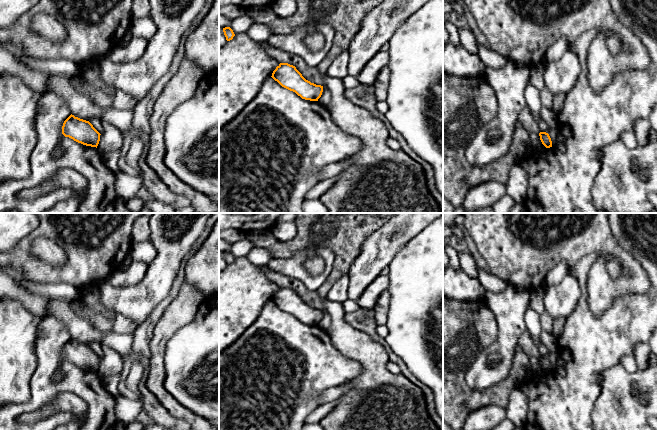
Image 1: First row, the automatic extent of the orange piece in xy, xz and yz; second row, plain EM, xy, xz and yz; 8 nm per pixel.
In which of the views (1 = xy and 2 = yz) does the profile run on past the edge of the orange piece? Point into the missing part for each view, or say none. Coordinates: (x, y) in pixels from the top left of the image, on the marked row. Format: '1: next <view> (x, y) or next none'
1: next none
2: next none

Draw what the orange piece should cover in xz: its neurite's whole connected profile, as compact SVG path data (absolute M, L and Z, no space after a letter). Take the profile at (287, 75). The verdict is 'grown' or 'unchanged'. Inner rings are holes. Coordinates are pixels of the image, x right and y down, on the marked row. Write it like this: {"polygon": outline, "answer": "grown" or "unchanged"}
{"polygon": "M280 63L271 76L282 87L295 92L302 99L318 101L323 92L323 86L306 80L295 66Z", "answer": "unchanged"}

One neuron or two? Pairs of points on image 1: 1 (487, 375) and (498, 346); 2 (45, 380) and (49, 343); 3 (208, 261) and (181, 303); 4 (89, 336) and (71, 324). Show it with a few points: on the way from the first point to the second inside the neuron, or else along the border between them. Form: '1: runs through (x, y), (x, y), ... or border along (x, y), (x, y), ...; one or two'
1: runs through (495, 370), (502, 363), (502, 354); one
2: runs through (45, 371), (49, 361), (49, 352); one
3: border along (185, 280), (204, 297); two
4: runs through (85, 333), (75, 324); one

